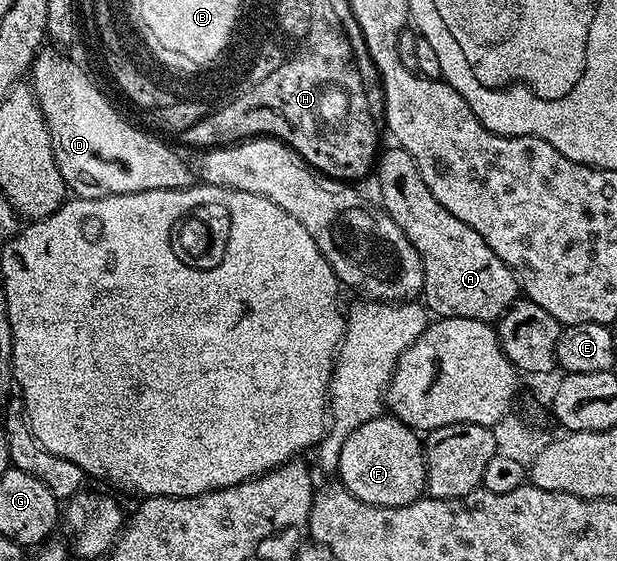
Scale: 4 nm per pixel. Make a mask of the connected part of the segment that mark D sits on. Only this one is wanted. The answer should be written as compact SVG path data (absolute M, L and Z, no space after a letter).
M48 49L40 50L39 54L35 56L35 60L31 63L31 69L29 72L29 86L35 93L35 101L39 104L41 113L43 114L43 120L47 122L47 128L49 129L49 137L51 138L51 144L53 145L53 153L55 154L55 160L57 161L57 169L61 173L61 177L66 181L68 188L78 198L81 199L100 199L101 197L109 197L110 195L128 195L129 193L141 193L142 191L152 191L153 189L177 189L178 187L190 187L193 183L193 167L186 163L177 152L171 147L166 147L159 139L154 139L151 135L146 135L142 131L143 127L136 125L126 118L123 119L115 112L116 104L112 102L110 98L108 100L105 96L99 92L99 87L78 67L75 63L70 63L65 56L62 55L62 50L51 49L55 51L47 51Z

